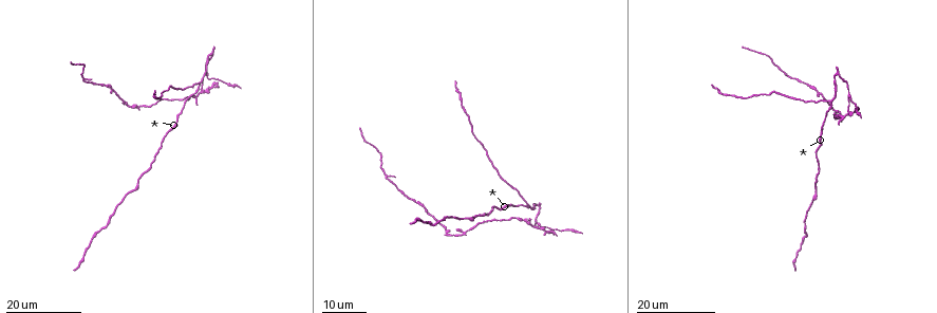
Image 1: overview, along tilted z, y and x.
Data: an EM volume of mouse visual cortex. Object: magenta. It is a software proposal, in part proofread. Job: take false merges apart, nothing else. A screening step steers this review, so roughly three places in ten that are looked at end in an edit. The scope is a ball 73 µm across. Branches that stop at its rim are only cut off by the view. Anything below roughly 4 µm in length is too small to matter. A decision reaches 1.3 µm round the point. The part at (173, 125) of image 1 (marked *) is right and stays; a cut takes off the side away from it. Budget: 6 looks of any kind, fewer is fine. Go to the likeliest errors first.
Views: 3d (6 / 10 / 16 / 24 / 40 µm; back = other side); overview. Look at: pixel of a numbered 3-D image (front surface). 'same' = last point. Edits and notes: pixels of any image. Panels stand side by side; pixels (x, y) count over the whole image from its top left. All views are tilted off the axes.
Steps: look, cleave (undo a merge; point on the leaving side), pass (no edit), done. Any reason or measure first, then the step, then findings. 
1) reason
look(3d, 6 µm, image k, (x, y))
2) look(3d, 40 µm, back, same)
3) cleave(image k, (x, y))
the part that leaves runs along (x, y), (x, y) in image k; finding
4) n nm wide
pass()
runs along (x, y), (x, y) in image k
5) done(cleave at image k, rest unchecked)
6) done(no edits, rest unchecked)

two arms in line, one across
look(3d, 16 µm, image 1, (203, 91))

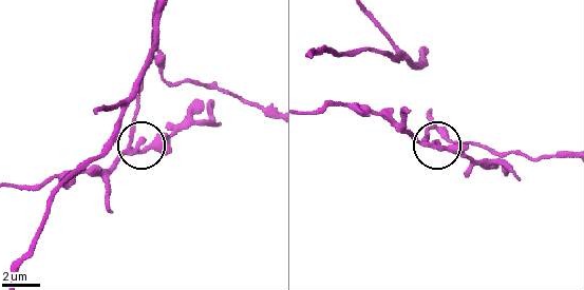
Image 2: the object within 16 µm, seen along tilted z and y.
closer look
look(3d, 6 µm, image 2, (436, 146))

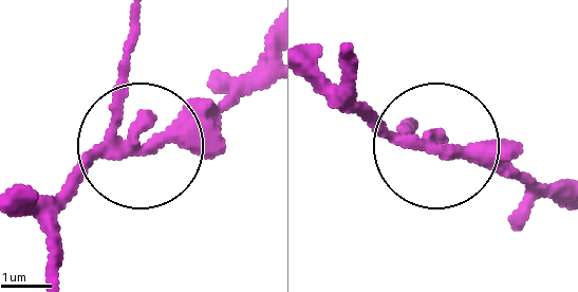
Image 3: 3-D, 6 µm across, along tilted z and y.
3 arms
cleave(image 3, (70, 194))
the part that leaves runs along (402, 143), (311, 88) in image 3; two neurons meet here

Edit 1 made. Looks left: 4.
branch point
look(3d, 16 µm, image 1, (830, 99))

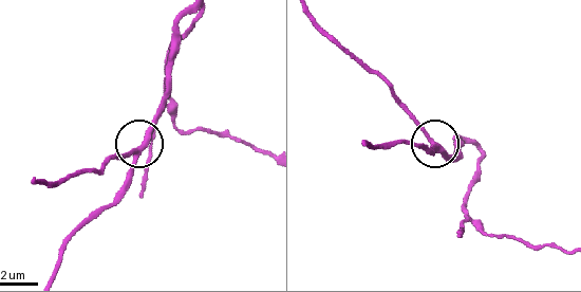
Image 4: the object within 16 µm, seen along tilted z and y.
look(3d, 6 µm, image 4, (140, 149))

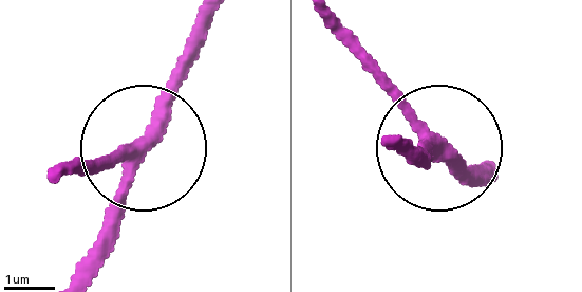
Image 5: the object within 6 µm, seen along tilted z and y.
270 nm wide
pass()
runs along (76, 268), (190, 58) in image 5; one neuron here

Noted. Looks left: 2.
done(cleave at image 3, rest unchecked)

